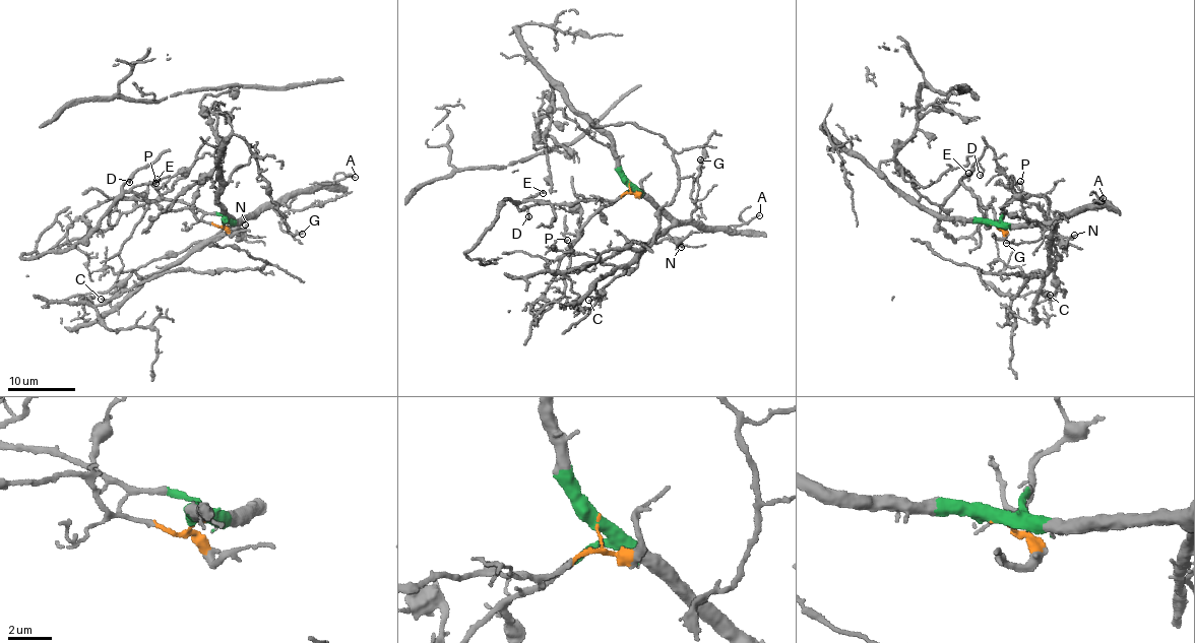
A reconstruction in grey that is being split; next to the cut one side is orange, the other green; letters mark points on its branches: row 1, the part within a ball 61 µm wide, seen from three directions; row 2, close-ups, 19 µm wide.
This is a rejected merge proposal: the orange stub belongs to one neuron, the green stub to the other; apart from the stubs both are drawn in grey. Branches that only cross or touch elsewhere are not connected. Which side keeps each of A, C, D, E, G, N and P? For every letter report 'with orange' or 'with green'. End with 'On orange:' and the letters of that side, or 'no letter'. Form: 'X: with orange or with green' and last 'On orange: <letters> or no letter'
A: with green
C: with green
D: with orange
E: with orange
G: with green
N: with green
P: with green
On orange: D, E

